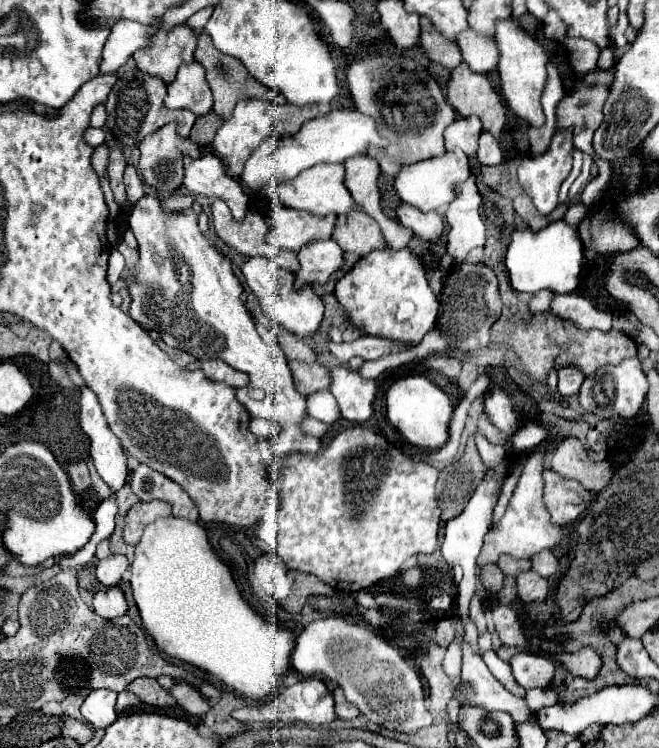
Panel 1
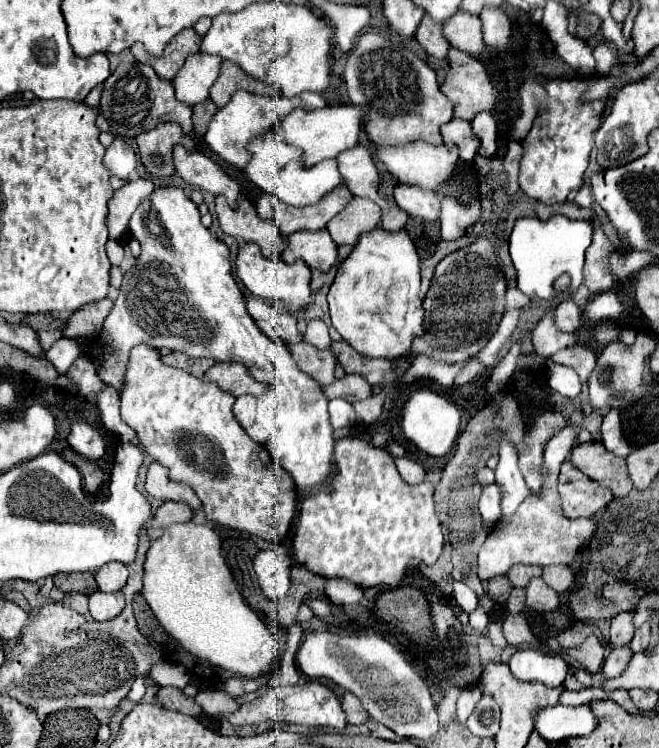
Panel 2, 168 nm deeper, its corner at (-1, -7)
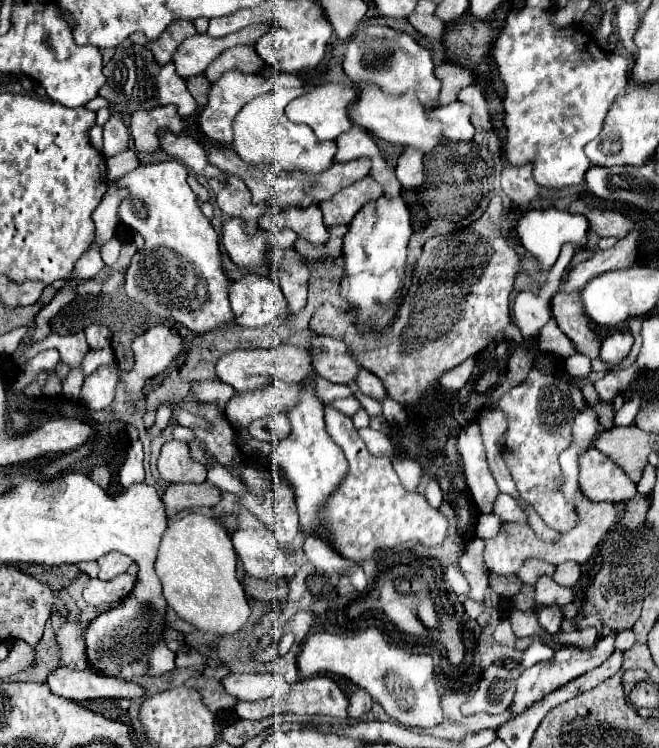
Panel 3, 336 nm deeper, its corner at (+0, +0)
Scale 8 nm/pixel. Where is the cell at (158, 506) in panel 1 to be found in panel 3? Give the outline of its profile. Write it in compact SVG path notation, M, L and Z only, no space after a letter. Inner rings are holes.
M176 482L166 488L166 494L162 496L162 502L166 504L166 512L172 516L178 516L182 512L204 508L204 506L216 506L220 500L220 488L202 482L202 484L184 484Z

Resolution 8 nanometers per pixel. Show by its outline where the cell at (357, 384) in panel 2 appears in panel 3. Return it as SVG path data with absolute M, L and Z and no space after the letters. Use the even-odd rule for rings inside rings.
M366 368L360 370L360 374L358 374L358 378L356 378L356 384L360 386L360 390L362 390L366 396L370 396L370 398L374 398L374 400L382 400L382 398L388 396L384 384L382 384L372 372L368 372Z

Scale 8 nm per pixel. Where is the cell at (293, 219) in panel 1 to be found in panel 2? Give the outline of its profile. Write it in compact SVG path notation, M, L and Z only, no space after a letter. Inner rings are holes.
M343 183L333 193L329 193L329 197L321 201L321 205L303 207L303 209L285 205L277 201L277 197L269 197L269 193L263 193L257 199L257 213L263 221L273 221L279 229L279 235L287 239L297 231L325 229L327 223L349 203L349 199L351 199L351 193L349 189L345 189Z

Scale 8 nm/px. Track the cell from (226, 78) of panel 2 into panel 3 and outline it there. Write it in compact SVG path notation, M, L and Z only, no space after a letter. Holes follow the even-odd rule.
M234 46L222 52L204 72L210 82L216 82L224 70L240 70L244 74L256 74L262 68L264 60L256 54L254 46Z

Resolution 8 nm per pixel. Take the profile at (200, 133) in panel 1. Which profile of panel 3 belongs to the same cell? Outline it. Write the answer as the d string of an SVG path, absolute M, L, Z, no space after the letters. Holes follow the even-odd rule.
M198 74L194 78L188 78L186 80L186 86L188 86L190 94L194 96L194 100L198 102L198 108L202 110L204 108L204 102L208 102L208 86L210 86L210 82L206 80L204 74Z

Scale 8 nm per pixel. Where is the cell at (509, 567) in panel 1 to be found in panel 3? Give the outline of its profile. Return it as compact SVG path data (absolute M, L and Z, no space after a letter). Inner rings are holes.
M528 560L524 562L524 566L520 568L518 572L518 578L524 582L524 584L536 584L540 576L552 576L556 570L556 566L544 562L544 560Z

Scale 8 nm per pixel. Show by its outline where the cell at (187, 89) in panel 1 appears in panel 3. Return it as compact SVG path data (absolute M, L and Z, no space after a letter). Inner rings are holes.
M264 22L264 24L256 24L256 26L248 26L240 32L228 34L224 38L212 38L208 34L194 34L192 38L186 38L176 54L174 54L174 64L176 64L176 72L182 78L190 78L196 74L204 74L206 66L218 56L222 54L226 48L232 48L236 44L254 44L262 34L268 32L268 28L272 28L272 24Z

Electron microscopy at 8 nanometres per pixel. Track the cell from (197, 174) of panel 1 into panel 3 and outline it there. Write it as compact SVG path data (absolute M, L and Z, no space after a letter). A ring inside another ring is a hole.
M164 130L164 132L160 132L160 146L168 154L172 154L172 158L176 158L184 166L188 166L194 174L226 182L226 174L208 162L204 148L196 140L192 140L190 136Z

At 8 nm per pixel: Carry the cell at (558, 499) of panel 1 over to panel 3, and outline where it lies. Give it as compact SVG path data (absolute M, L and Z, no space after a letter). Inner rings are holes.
M592 448L580 458L580 486L588 498L598 502L626 502L638 492L636 482L610 456Z

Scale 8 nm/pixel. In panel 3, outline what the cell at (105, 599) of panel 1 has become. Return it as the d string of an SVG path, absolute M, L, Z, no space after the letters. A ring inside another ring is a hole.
M128 572L118 574L112 580L90 578L84 586L84 600L94 608L108 608L110 604L116 604L120 598L124 598L132 590L134 582L136 578Z

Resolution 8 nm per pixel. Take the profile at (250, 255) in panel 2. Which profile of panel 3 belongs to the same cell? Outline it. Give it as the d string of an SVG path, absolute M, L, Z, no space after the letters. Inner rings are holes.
M228 218L222 224L222 246L232 258L236 266L254 268L260 264L268 264L266 250L270 242L278 242L280 246L288 248L294 246L296 234L288 228L276 228L276 230L258 230L254 236L248 236L244 232L244 222L240 218Z

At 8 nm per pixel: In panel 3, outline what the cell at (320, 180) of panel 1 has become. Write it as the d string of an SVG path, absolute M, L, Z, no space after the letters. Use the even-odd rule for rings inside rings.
M286 88L270 90L250 100L234 116L232 148L248 164L272 164L274 168L284 166L284 170L304 170L310 174L326 170L334 160L336 142L334 140L318 142L318 138L314 136L312 130L308 130L308 126L290 122L284 114L288 100L290 98L286 96Z

